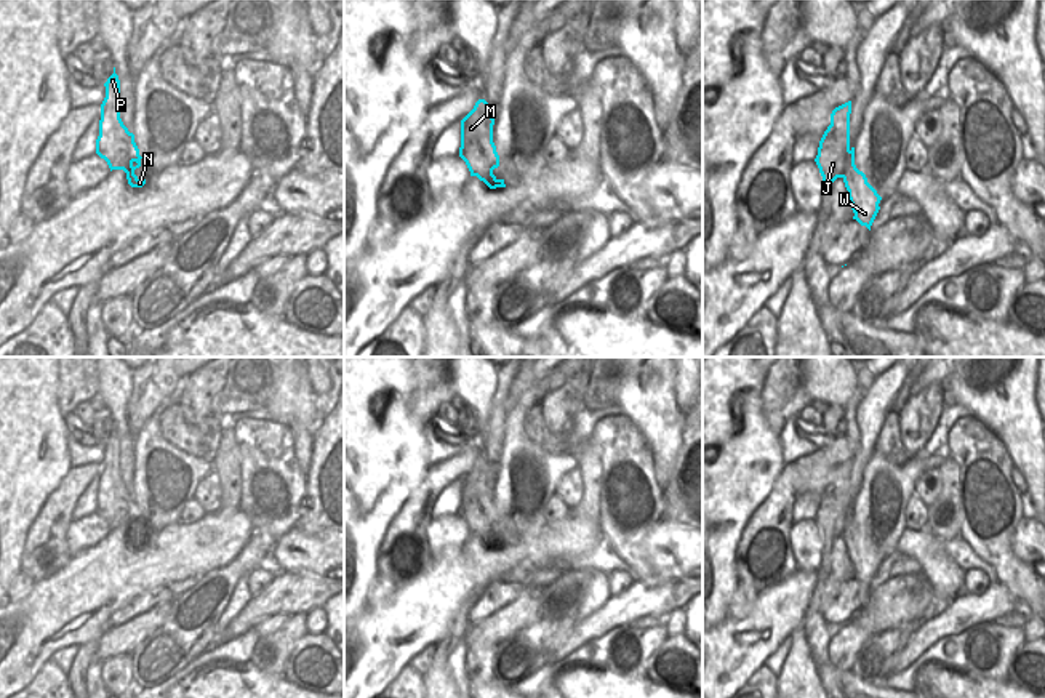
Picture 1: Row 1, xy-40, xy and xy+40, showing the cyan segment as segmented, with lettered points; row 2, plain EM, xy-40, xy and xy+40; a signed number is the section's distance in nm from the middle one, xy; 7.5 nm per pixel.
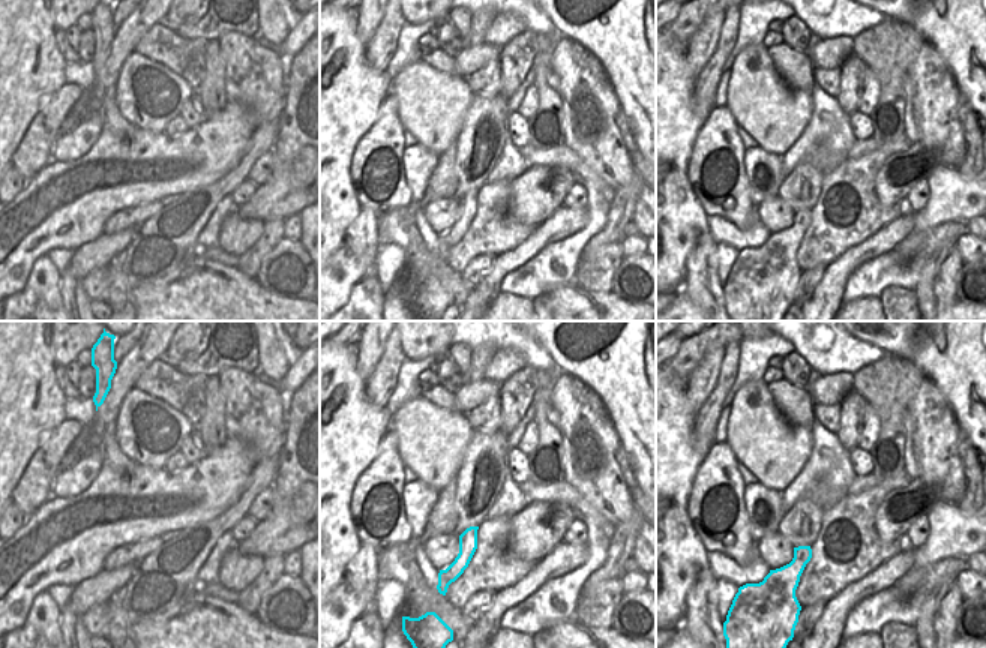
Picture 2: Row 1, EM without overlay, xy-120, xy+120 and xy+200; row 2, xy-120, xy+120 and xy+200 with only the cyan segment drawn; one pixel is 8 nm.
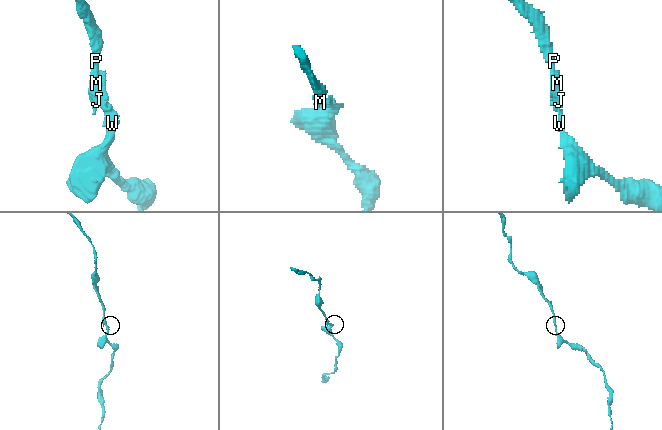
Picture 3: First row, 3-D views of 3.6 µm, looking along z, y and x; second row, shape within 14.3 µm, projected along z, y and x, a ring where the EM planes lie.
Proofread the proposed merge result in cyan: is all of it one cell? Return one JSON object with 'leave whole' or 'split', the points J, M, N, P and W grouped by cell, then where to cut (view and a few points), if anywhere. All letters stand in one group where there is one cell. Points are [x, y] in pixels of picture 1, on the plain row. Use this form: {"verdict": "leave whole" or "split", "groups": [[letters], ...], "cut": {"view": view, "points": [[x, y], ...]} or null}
{"verdict": "leave whole", "groups": [["J", "M", "N", "P", "W"]], "cut": null}

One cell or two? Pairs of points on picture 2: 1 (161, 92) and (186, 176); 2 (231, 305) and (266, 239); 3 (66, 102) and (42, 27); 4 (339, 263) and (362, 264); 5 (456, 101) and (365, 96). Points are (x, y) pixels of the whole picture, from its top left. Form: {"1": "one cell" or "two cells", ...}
{"1": "two cells", "2": "two cells", "3": "two cells", "4": "one cell", "5": "two cells"}

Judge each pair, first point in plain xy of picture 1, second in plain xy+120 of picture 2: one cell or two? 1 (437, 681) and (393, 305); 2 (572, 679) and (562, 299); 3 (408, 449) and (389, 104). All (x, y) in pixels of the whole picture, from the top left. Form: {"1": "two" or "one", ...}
{"1": "one", "2": "one", "3": "two"}

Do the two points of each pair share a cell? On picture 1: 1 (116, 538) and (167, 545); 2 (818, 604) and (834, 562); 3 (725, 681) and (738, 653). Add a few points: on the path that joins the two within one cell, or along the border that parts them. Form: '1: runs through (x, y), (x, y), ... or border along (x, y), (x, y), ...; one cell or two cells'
1: runs through (125, 551), (128, 554), (154, 554); one cell
2: runs through (823, 594), (832, 572); one cell
3: runs through (725, 674), (725, 666), (732, 660); one cell

